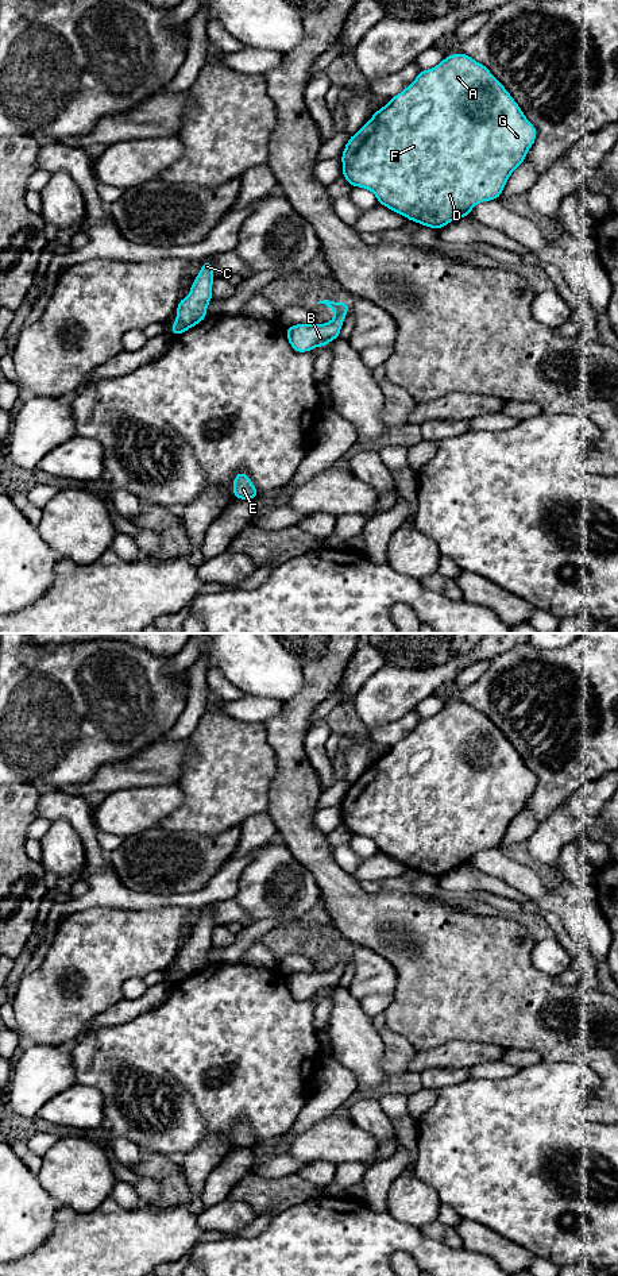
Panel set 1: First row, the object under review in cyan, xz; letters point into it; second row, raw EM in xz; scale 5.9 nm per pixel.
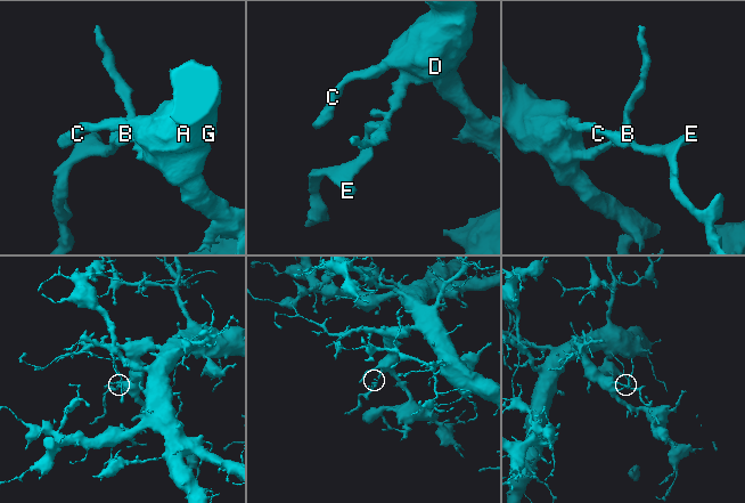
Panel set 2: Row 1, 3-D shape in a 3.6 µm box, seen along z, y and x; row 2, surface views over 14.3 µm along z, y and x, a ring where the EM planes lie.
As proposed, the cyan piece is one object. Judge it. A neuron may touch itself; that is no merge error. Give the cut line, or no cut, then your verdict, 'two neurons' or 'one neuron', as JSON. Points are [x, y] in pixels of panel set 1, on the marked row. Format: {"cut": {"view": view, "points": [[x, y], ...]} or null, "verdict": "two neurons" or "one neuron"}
{"cut": null, "verdict": "one neuron"}

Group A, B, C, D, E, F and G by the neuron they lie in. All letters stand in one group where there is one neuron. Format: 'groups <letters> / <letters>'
groups A B C D E F G

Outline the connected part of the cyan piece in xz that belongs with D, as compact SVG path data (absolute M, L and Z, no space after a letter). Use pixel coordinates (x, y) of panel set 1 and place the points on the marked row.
M456 53L434 68L421 70L408 88L349 136L341 154L343 177L351 186L371 190L381 205L439 231L470 216L476 204L499 200L510 174L525 161L536 138L536 127L491 72L467 54Z

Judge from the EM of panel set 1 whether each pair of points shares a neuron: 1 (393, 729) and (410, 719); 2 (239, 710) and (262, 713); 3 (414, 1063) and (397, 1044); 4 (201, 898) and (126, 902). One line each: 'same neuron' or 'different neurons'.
1: same neuron
2: same neuron
3: different neurons
4: same neuron

